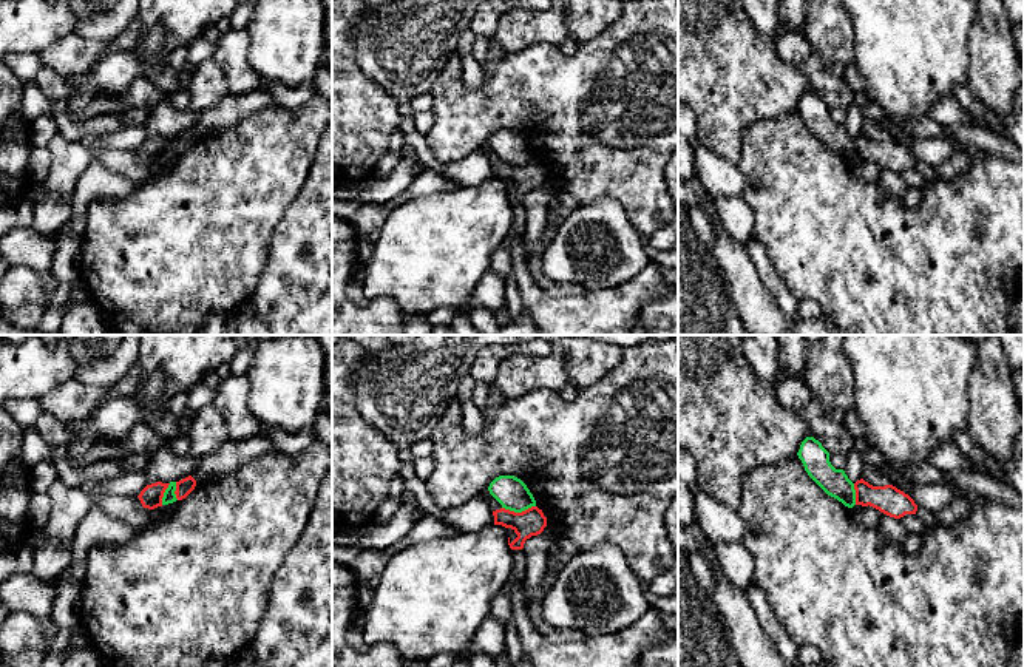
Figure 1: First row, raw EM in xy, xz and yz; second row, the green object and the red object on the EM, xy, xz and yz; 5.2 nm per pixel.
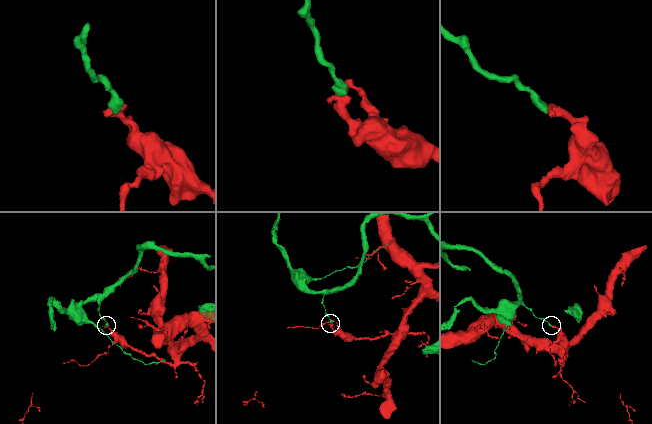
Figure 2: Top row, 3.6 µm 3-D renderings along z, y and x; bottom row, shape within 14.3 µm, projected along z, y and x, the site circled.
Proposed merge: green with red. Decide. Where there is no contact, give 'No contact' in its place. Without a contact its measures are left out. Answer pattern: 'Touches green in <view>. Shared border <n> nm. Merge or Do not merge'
Touches green in xz. Shared border 180 nm. Do not merge

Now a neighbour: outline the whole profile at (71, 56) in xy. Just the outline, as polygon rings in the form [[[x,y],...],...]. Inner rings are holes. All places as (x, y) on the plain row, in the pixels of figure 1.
[[[73,32],[37,54],[43,68],[56,71],[59,79],[65,80],[86,73],[111,43],[80,37]]]

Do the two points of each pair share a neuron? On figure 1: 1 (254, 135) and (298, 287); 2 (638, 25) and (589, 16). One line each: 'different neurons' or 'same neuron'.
1: different neurons
2: different neurons

